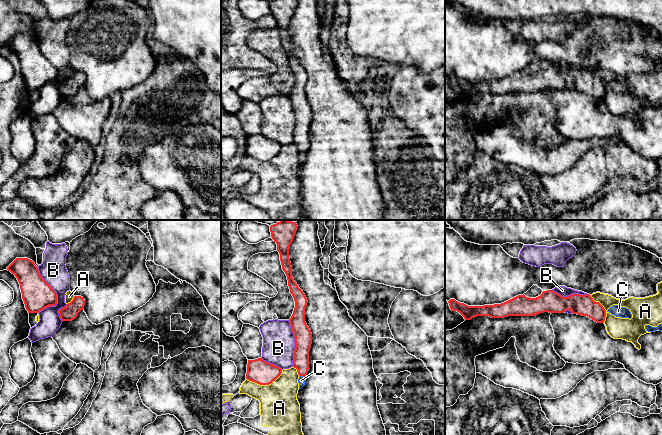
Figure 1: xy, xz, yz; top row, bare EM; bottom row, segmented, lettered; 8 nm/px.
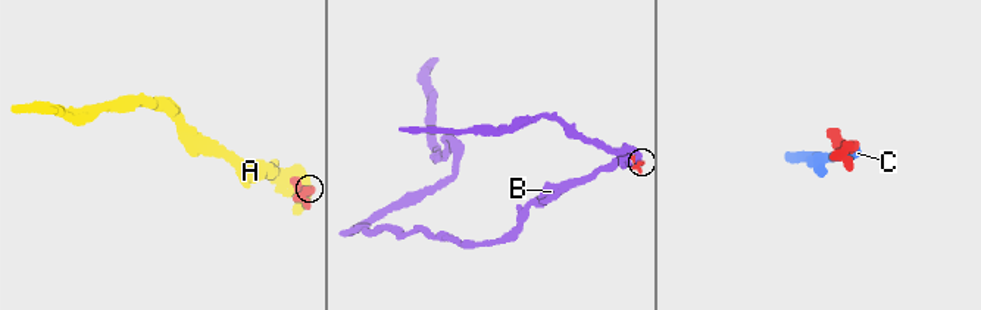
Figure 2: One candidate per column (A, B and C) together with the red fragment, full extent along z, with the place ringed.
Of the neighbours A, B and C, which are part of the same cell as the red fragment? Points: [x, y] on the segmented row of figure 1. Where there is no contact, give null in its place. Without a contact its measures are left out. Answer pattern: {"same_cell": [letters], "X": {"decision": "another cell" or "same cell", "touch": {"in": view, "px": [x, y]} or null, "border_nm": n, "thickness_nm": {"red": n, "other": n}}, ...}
{"same_cell": ["C"], "A": {"decision": "another cell", "touch": {"in": "xz", "px": [265, 384]}, "border_nm": 300, "thickness_nm": {"red": 190, "other": 320}}, "B": {"decision": "another cell", "touch": {"in": "xy", "px": [56, 294]}, "border_nm": 380, "thickness_nm": {"red": 240, "other": 220}}, "C": {"decision": "same cell", "touch": {"in": "xz", "px": [301, 375]}, "border_nm": 50, "thickness_nm": {"red": 130, "other": 60}}}

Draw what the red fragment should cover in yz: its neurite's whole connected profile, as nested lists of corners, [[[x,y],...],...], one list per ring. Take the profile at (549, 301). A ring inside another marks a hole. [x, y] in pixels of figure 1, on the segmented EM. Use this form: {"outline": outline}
{"outline": [[[553,290],[543,291],[536,298],[518,295],[504,303],[484,306],[468,306],[455,299],[448,301],[452,311],[459,312],[465,320],[471,320],[477,316],[489,316],[491,318],[504,318],[508,316],[533,316],[544,312],[564,313],[570,310],[573,314],[587,316],[597,323],[604,323],[606,310],[595,302],[591,295],[571,294],[562,297]]]}

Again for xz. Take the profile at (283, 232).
{"outline": [[[281,220],[270,226],[271,237],[277,244],[282,269],[288,280],[290,293],[295,301],[295,308],[289,319],[295,337],[293,367],[297,369],[299,389],[305,385],[305,376],[309,369],[309,351],[312,344],[312,333],[305,322],[307,298],[292,277],[292,266],[289,258],[290,245],[298,229],[296,222]]]}

